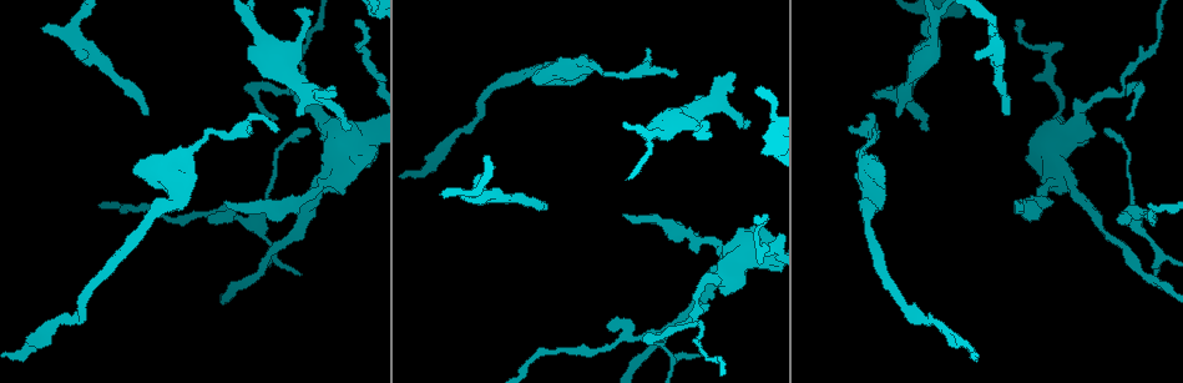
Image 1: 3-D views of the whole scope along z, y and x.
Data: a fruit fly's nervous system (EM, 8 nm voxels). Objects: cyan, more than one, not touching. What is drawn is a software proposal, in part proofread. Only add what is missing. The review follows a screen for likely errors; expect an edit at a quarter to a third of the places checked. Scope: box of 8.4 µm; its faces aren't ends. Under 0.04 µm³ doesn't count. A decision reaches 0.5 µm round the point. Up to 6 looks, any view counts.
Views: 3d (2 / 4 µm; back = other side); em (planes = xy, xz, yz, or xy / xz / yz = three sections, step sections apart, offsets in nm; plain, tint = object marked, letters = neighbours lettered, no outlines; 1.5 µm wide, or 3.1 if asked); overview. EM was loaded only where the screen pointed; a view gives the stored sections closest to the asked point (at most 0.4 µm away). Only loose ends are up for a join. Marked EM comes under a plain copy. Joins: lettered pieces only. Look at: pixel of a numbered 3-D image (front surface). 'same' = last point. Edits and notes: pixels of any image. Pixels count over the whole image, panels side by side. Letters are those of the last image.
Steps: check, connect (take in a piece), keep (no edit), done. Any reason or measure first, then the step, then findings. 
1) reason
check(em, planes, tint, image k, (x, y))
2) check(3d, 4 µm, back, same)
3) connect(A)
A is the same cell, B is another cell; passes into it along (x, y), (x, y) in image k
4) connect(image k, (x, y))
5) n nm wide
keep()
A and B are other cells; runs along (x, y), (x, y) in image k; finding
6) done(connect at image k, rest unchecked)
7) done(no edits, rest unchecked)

thin end
check(em, yz, step 8, letters, image 1, (675, 73))

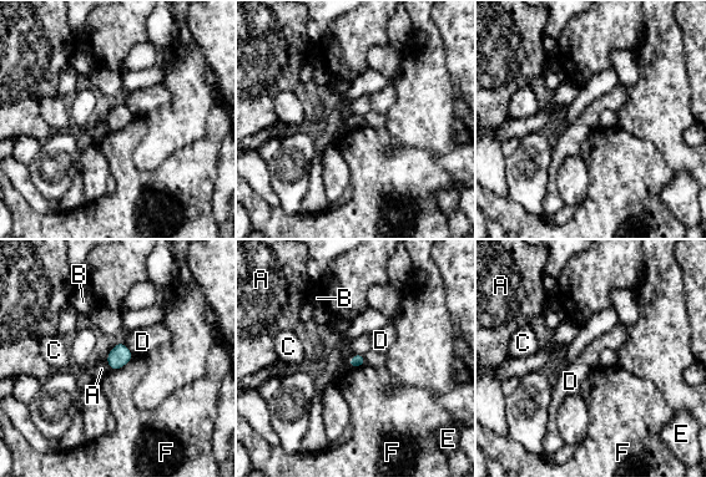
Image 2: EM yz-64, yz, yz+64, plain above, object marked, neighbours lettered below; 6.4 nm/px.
check(em, planes, letters, same)

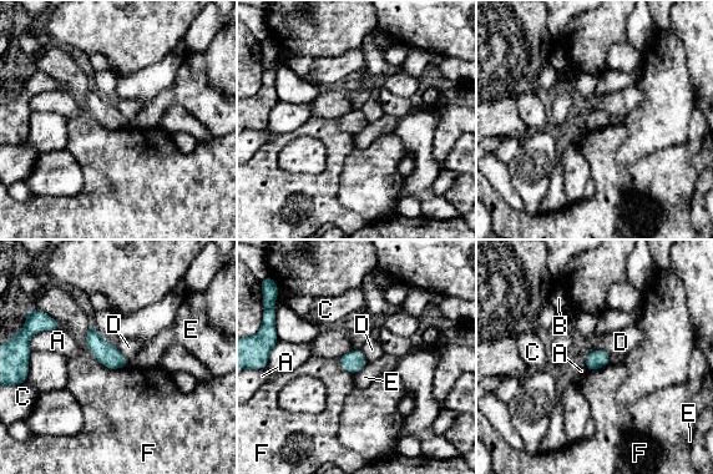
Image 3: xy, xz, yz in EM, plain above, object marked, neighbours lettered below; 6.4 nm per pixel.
130 nm wide
keep()
A, B, C, D, E and F are other cells; none of them fits

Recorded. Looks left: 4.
free end
check(3d, 2 µm, image 1, (927, 129))

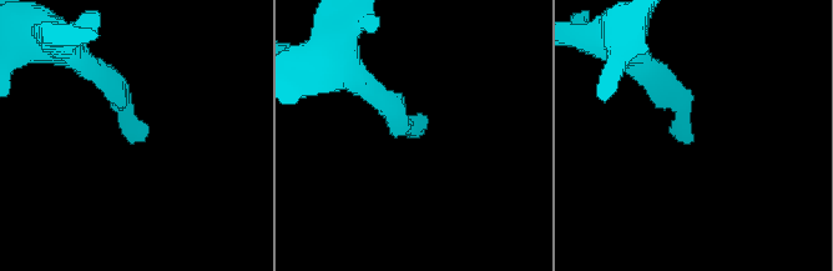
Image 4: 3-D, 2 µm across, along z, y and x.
check(em, planes, letters, image 4, (693, 139))

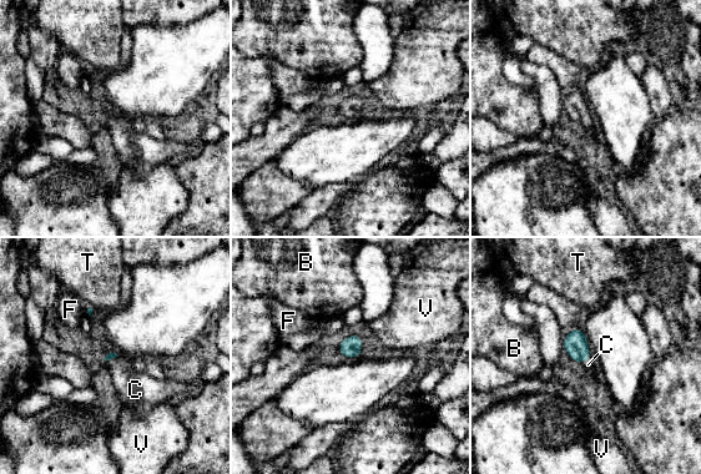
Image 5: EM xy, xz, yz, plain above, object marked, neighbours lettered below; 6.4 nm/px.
connect(C)
C is the same cell, B, F, T and V are other cells; it goes on there

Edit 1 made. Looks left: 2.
thin end
check(3d, 2 µm, image 1, (1006, 114))

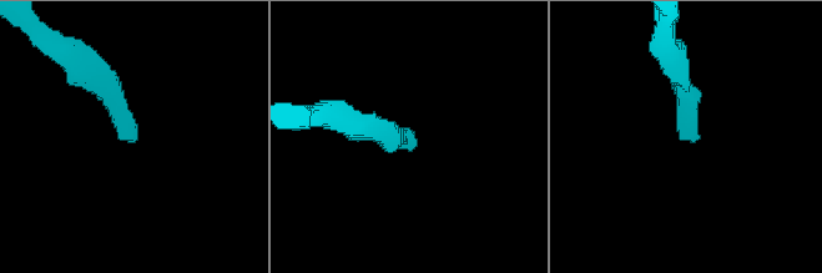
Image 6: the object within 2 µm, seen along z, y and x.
shape alone is not enough
check(em, planes, letters, image 6, (413, 142))

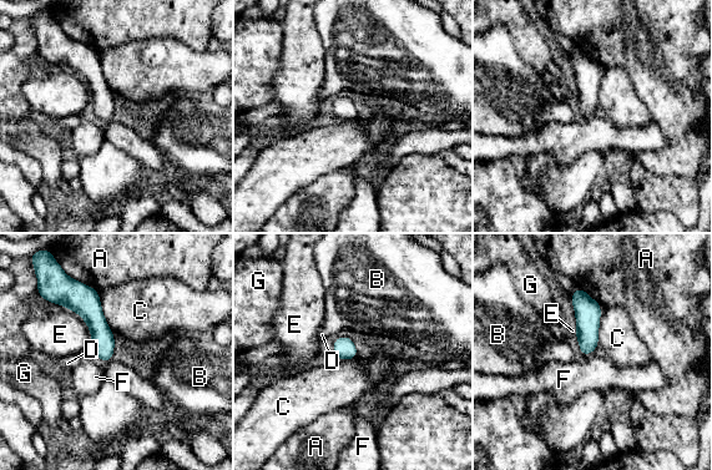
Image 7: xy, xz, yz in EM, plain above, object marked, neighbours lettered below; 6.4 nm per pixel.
keep()
A, B, C, D, E, F and G are other cells; border along (97, 291), (102, 314), (115, 335) in image 7; no lettered piece goes on from it

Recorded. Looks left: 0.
done(connect at image 5, rest unchecked)

